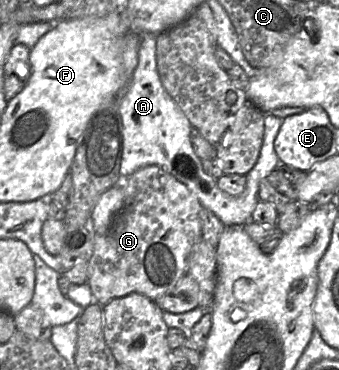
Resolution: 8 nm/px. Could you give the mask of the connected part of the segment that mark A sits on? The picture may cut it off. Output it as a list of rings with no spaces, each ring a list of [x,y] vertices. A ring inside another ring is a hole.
[[[152,33],[138,34],[138,64],[120,102],[120,115],[123,128],[123,148],[120,165],[120,178],[126,179],[137,170],[157,165],[182,182],[198,198],[203,206],[213,212],[227,226],[243,226],[251,221],[251,216],[259,202],[259,185],[262,179],[282,164],[274,150],[274,140],[283,119],[306,110],[303,107],[281,107],[264,112],[264,136],[259,157],[253,168],[246,174],[243,192],[231,196],[222,191],[217,180],[203,170],[202,160],[195,154],[191,143],[192,125],[170,94],[164,88],[157,68],[156,37]]]

